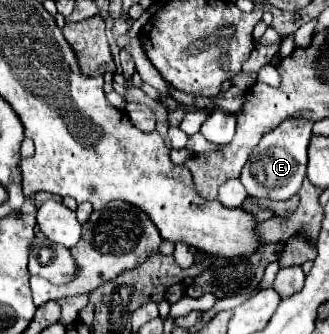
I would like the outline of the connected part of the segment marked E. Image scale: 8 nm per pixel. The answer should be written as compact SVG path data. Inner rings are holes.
M285 119L279 127L275 127L271 133L267 133L261 143L253 149L251 159L245 163L241 171L241 183L247 189L251 197L257 199L275 199L285 201L293 197L303 179L305 179L305 167L307 167L307 147L313 137L313 121L311 119Z

